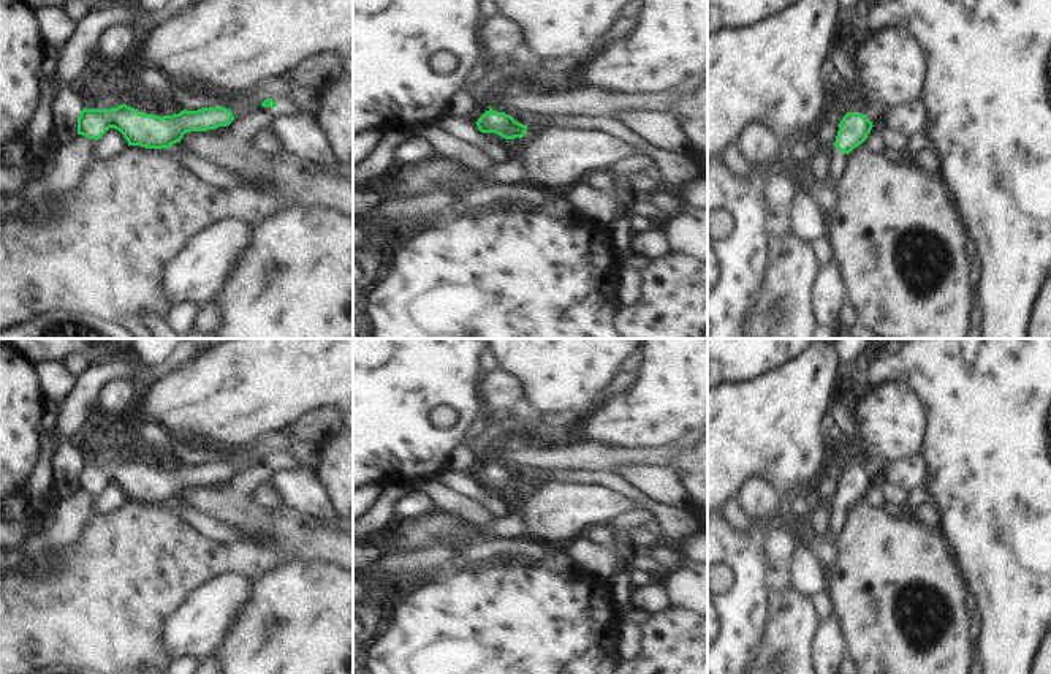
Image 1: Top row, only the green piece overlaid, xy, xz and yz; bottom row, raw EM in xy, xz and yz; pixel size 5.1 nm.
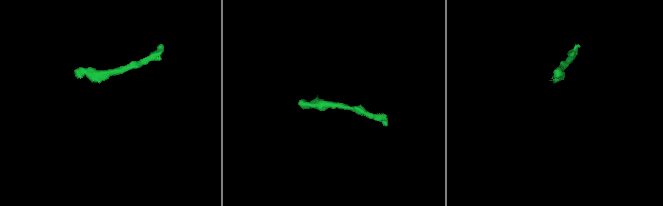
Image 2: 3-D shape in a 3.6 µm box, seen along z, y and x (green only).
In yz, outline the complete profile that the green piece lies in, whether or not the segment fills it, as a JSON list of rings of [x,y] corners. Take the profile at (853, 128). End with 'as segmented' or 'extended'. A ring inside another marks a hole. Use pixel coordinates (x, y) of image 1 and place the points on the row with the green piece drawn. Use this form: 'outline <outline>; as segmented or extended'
outline [[[848,112],[837,125],[839,131],[834,146],[829,149],[829,182],[836,182],[844,172],[848,153],[867,139],[872,122],[866,114]]]; extended

